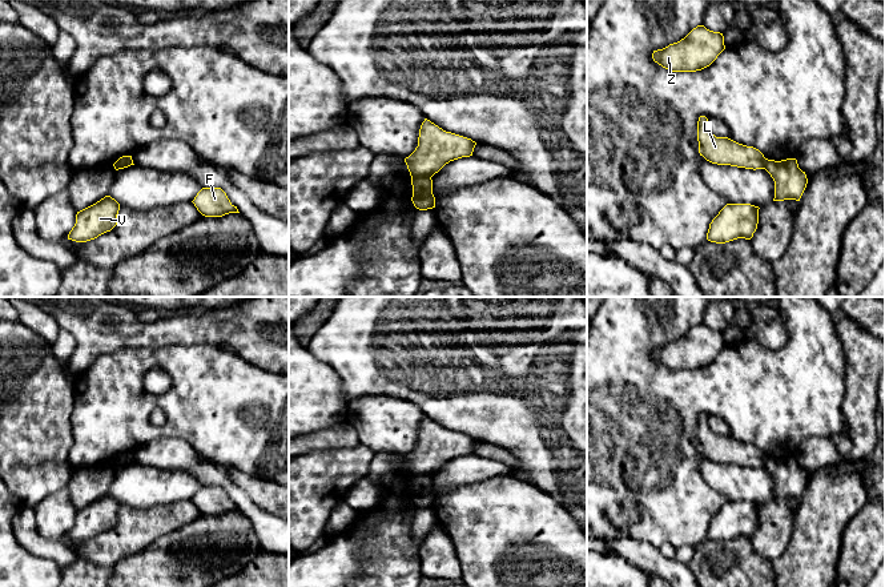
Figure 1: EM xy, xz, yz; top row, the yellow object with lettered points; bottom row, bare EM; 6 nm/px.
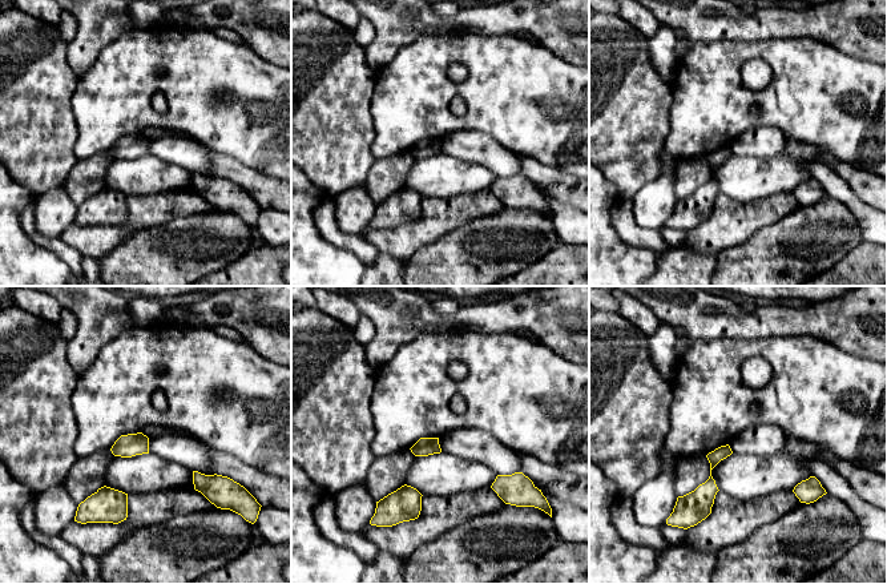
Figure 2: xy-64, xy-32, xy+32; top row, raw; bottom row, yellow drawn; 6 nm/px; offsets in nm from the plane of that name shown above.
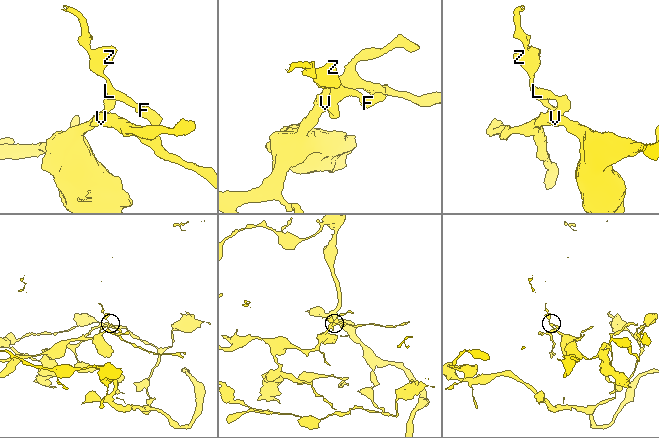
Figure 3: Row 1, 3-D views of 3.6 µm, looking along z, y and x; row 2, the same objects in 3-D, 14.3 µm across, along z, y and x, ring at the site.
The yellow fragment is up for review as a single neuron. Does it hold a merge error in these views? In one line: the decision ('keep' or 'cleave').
cleave

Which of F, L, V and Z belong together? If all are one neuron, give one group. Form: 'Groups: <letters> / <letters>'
Groups: F L Z / V

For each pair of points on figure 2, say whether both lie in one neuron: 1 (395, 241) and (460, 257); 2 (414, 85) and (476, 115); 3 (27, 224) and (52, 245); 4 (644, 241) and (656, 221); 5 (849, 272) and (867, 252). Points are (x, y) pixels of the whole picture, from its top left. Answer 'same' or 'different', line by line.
1: different
2: same
3: same
4: different
5: same

